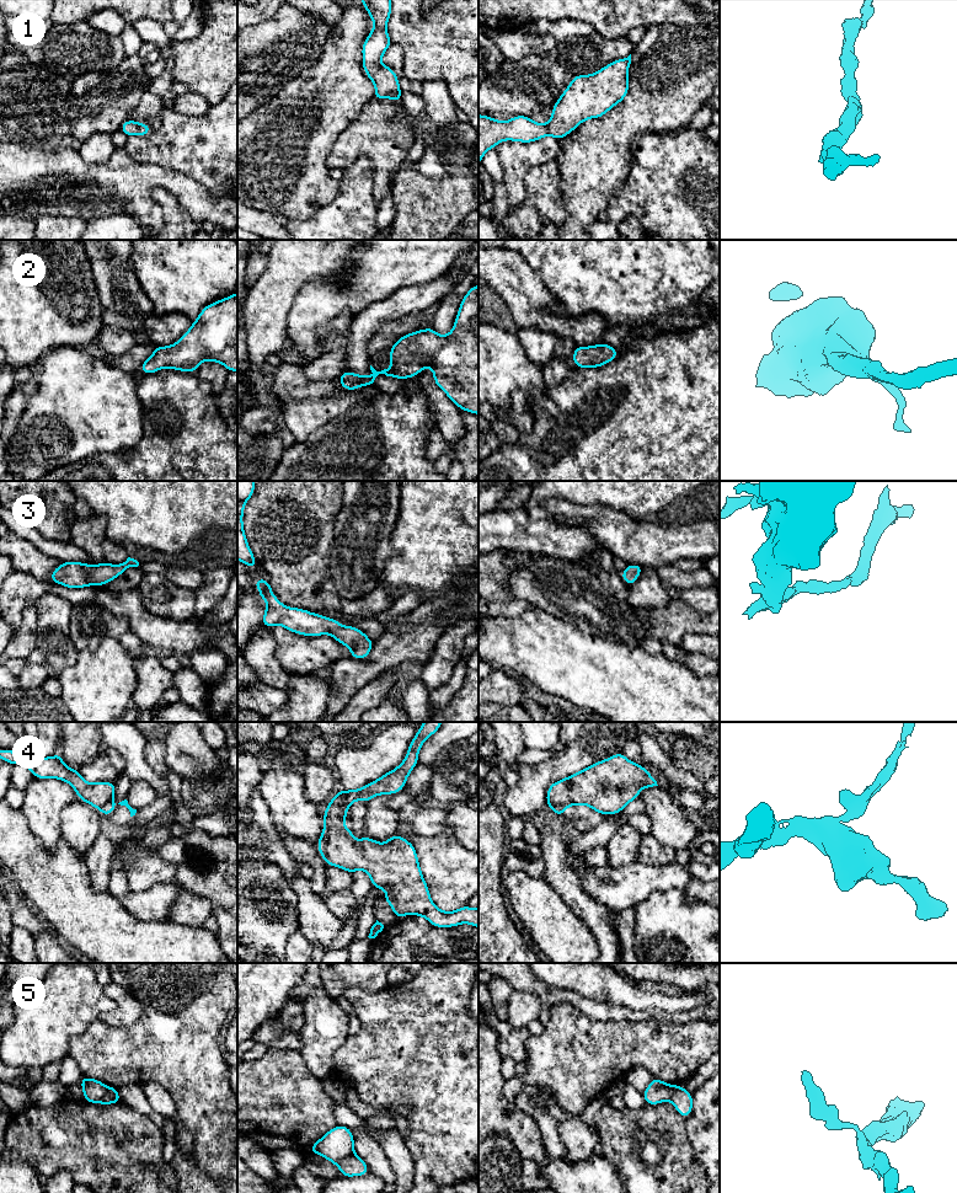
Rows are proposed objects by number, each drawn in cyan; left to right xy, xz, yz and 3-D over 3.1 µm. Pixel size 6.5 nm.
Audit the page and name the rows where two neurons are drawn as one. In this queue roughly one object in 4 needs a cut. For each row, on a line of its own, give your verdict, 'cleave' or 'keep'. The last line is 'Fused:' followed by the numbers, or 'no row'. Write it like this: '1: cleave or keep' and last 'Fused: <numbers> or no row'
1: keep
2: keep
3: keep
4: cleave
5: cleave
Fused: 4, 5

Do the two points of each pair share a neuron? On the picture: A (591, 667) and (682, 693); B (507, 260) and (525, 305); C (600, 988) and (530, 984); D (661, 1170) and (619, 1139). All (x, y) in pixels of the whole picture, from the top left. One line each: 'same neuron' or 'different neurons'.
A: same neuron
B: same neuron
C: different neurons
D: same neuron

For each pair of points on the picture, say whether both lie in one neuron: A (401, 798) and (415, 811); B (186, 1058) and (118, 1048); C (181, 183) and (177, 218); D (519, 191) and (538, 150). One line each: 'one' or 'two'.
A: two
B: one
C: two
D: one

